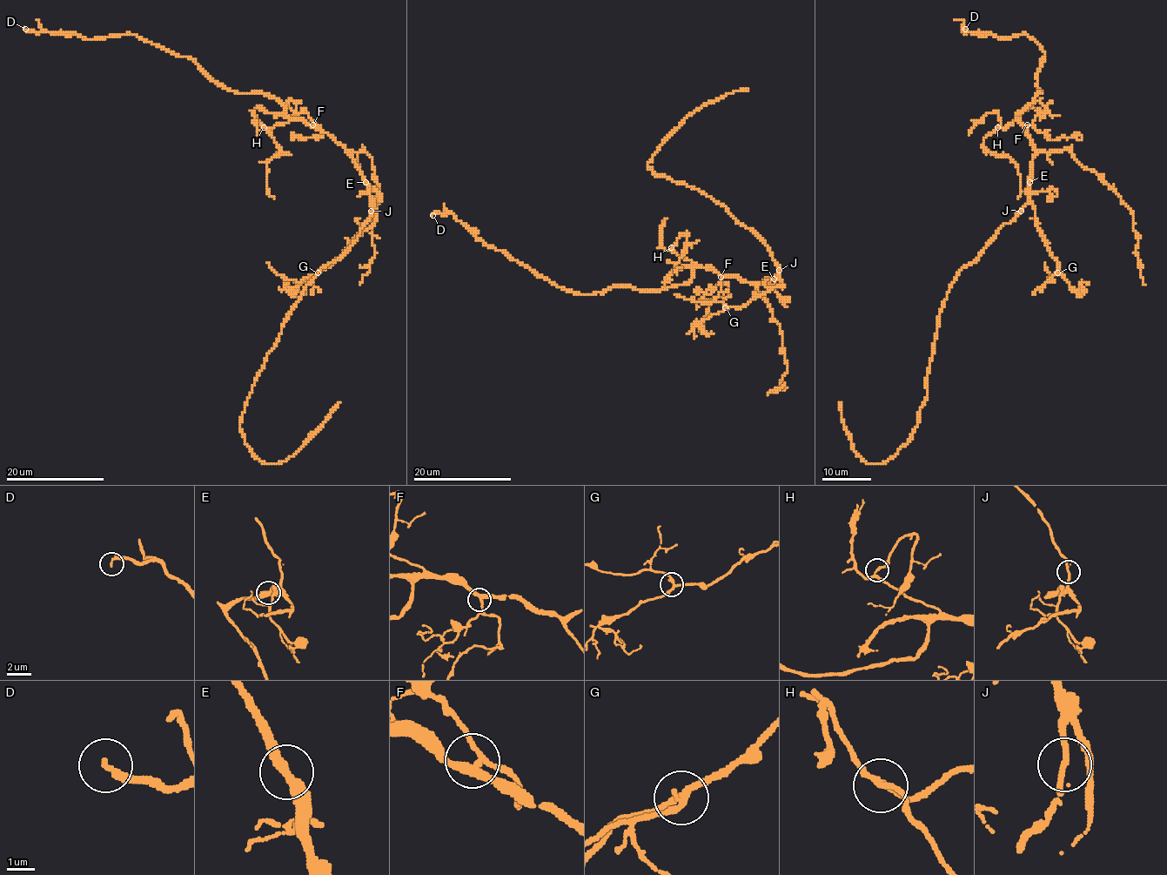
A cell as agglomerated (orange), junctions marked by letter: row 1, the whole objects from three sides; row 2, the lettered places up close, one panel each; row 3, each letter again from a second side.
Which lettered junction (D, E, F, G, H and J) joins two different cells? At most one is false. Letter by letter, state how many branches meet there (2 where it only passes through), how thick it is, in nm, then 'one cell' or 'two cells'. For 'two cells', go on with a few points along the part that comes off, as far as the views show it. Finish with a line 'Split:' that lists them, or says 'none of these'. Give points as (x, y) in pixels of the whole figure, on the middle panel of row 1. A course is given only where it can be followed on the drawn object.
D: 1 branches meet; 200 nm thick; one cell
E: 2 branches meet; 400 nm thick; one cell
F: 3 branches meet; 240 nm thick; one cell
G: 3 branches meet; 200 nm thick; one cell
H: 3 branches meet; 170 nm thick; one cell
J: 2 branches meet; 190 nm thick; one cell
Split: none of these

